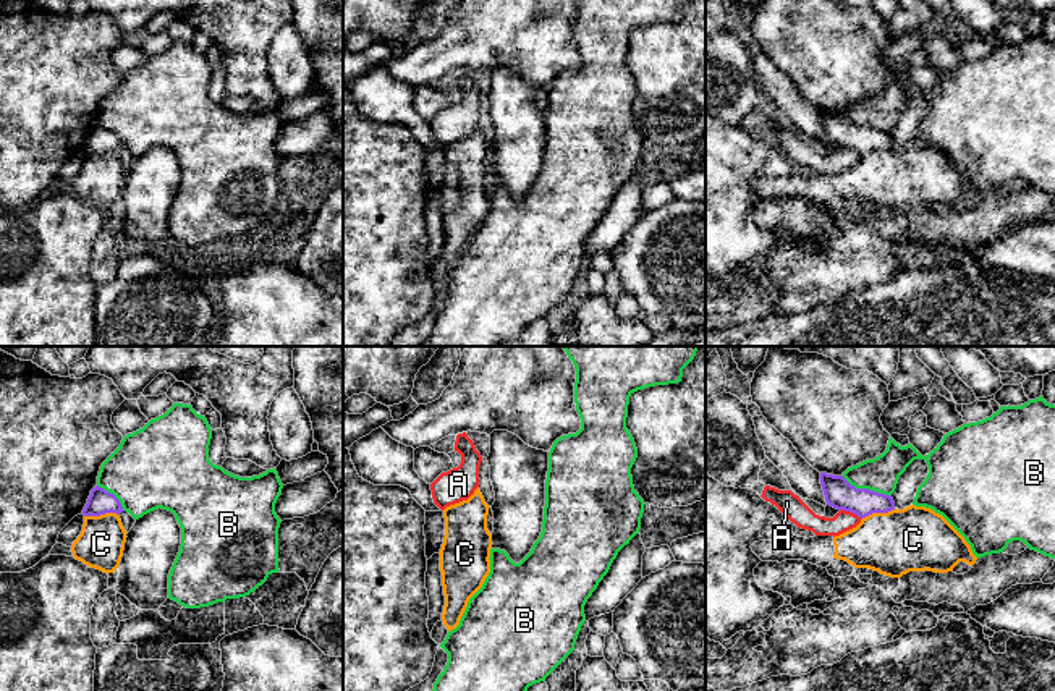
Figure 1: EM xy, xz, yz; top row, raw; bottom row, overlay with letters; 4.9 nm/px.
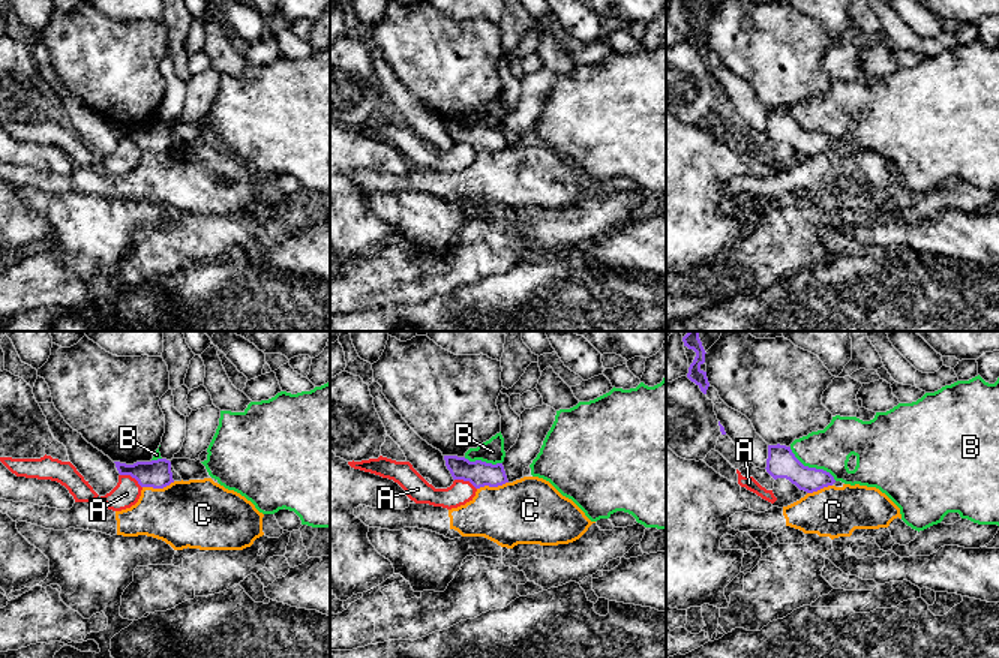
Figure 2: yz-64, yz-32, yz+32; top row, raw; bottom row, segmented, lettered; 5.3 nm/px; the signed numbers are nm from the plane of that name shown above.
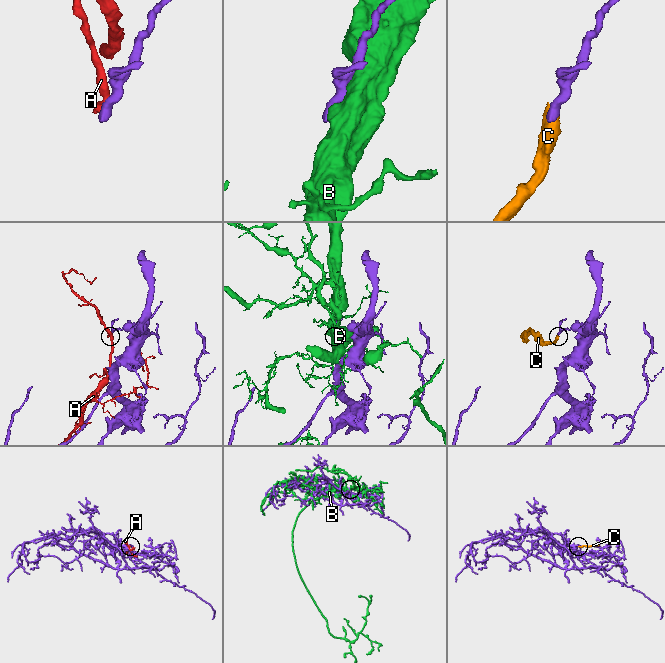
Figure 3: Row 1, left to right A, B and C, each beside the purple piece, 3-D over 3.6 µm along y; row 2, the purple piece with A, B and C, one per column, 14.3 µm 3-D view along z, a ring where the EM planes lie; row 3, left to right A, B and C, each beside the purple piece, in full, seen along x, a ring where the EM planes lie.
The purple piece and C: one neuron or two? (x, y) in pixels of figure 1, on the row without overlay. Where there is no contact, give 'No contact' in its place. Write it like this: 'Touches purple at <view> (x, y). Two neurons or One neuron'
Touches purple at xy (101, 151). Two neurons

